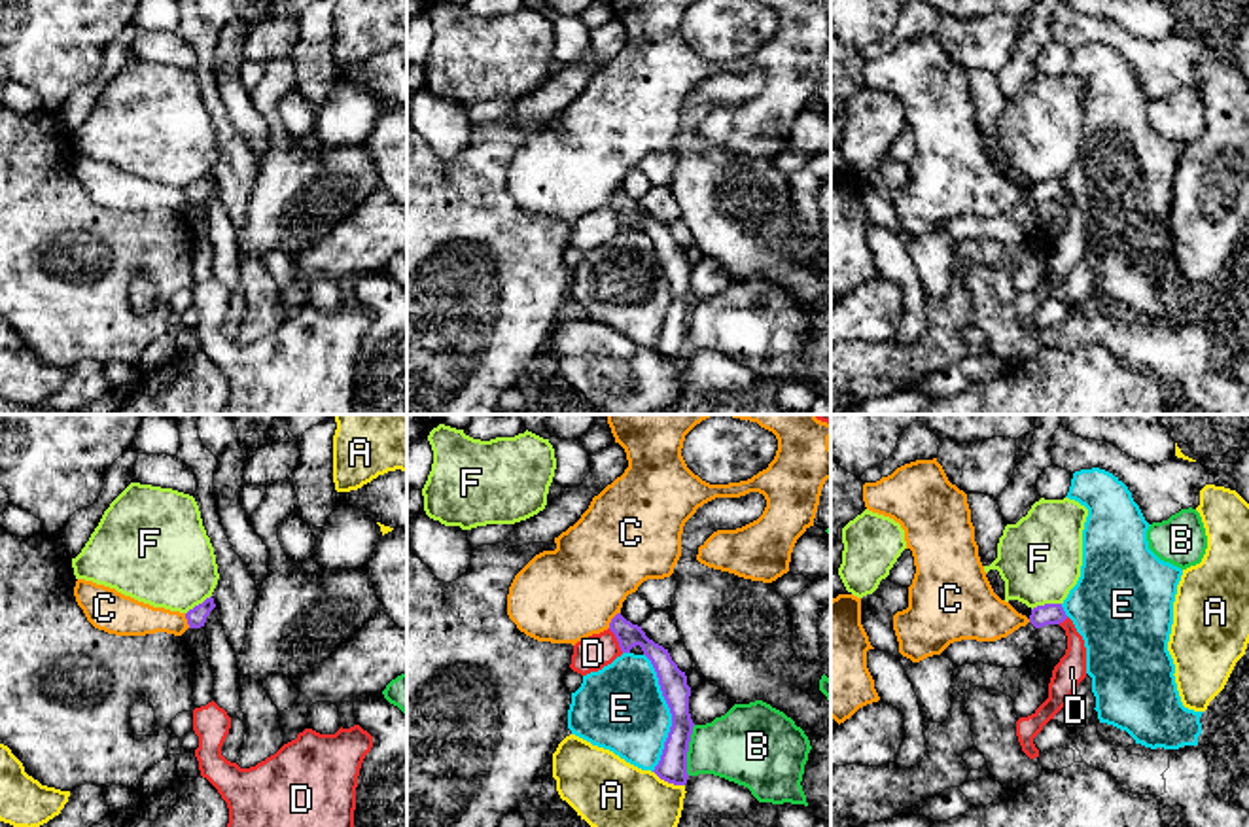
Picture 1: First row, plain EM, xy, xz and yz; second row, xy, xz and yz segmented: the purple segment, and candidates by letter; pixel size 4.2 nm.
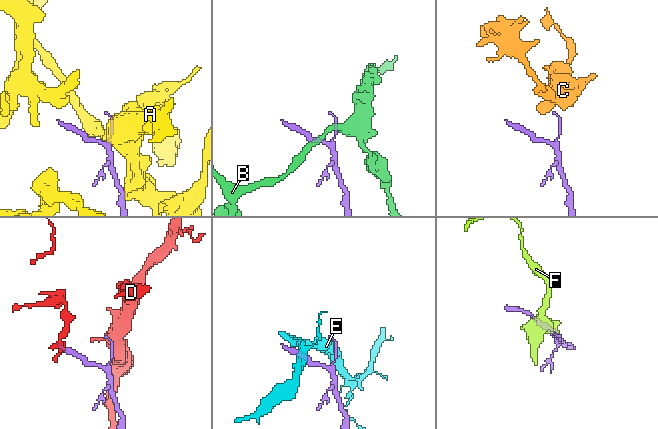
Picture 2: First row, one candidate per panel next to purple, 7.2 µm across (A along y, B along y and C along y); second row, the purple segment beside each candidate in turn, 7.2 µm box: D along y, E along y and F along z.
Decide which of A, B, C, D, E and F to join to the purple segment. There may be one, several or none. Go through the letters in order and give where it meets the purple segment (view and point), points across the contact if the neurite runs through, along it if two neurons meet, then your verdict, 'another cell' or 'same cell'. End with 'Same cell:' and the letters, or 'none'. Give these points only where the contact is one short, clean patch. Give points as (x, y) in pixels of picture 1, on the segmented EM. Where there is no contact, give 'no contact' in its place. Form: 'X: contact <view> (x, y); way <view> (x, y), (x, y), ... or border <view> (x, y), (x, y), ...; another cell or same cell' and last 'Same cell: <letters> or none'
A: contact xz (668, 782); another cell
B: contact xz (687, 750); another cell
C: contact xz (612, 619); border xz (619, 612), (608, 627); another cell
D: contact xz (617, 640); border xz (608, 629), (623, 651); another cell
E: contact xz (670, 712); another cell
F: contact yz (1045, 604); border yz (1060, 602), (1037, 604), (1032, 610); another cell
Same cell: none

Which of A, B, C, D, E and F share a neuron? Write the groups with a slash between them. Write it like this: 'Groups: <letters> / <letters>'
Groups: A / B / C / D / E / F

